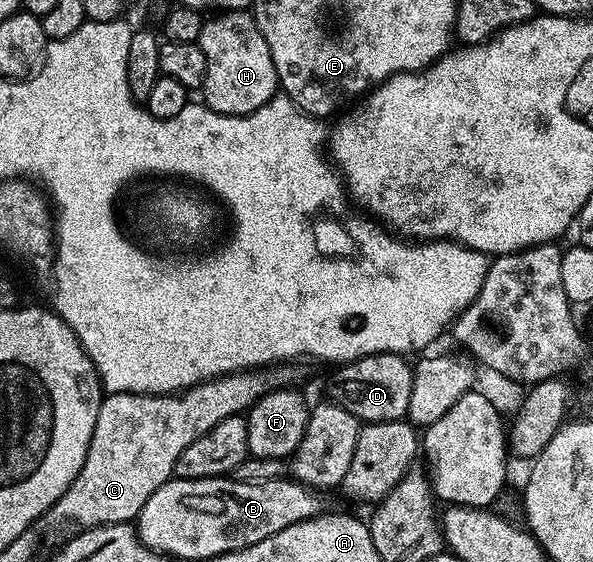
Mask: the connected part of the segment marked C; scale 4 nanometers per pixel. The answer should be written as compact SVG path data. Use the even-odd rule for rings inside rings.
M240 370L223 374L220 378L210 378L207 382L199 382L196 386L174 394L107 394L97 412L97 424L93 428L85 464L81 464L81 472L77 472L73 484L67 486L67 491L47 511L46 521L56 522L59 526L72 522L77 526L75 528L112 526L118 522L134 523L146 501L163 484L171 481L181 452L185 452L193 440L205 436L205 432L221 424L221 420L250 410L255 401L272 386L267 372Z

